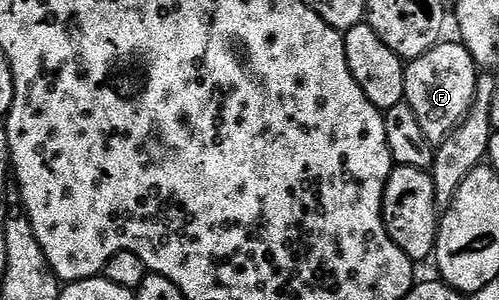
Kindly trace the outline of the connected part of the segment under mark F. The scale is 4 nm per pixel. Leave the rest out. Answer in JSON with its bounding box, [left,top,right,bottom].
[404,41,478,145]

